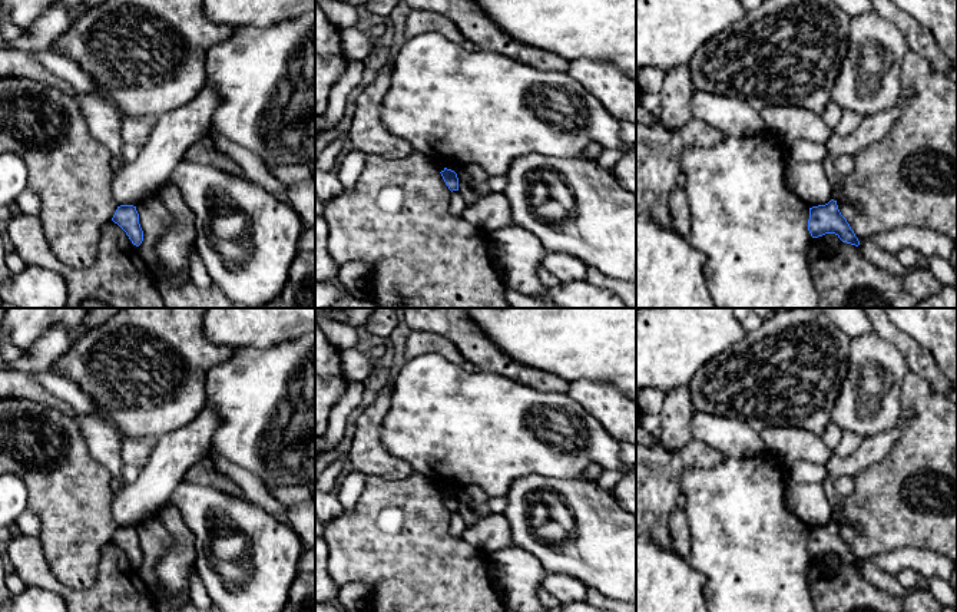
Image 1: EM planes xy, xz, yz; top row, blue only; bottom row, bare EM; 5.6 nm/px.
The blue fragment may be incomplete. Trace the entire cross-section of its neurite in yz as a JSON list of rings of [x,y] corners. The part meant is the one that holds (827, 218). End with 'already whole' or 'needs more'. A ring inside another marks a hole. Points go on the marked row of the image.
[[[837,201],[809,208],[808,231],[812,238],[835,234],[842,242],[858,247],[860,241],[847,219],[841,215]]] | already whole

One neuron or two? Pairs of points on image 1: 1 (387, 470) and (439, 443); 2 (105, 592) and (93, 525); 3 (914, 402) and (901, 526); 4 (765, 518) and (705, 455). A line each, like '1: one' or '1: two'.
1: two
2: two
3: one
4: two

